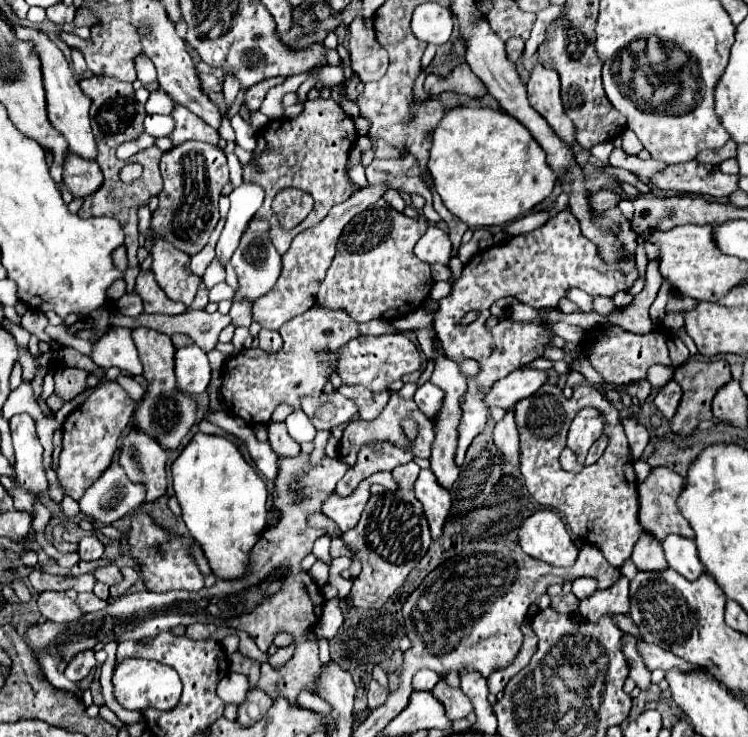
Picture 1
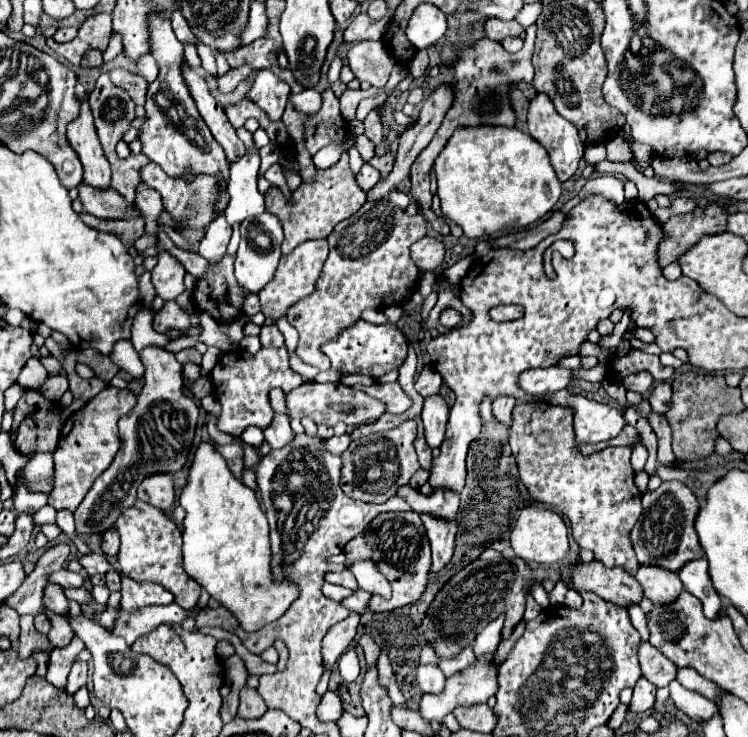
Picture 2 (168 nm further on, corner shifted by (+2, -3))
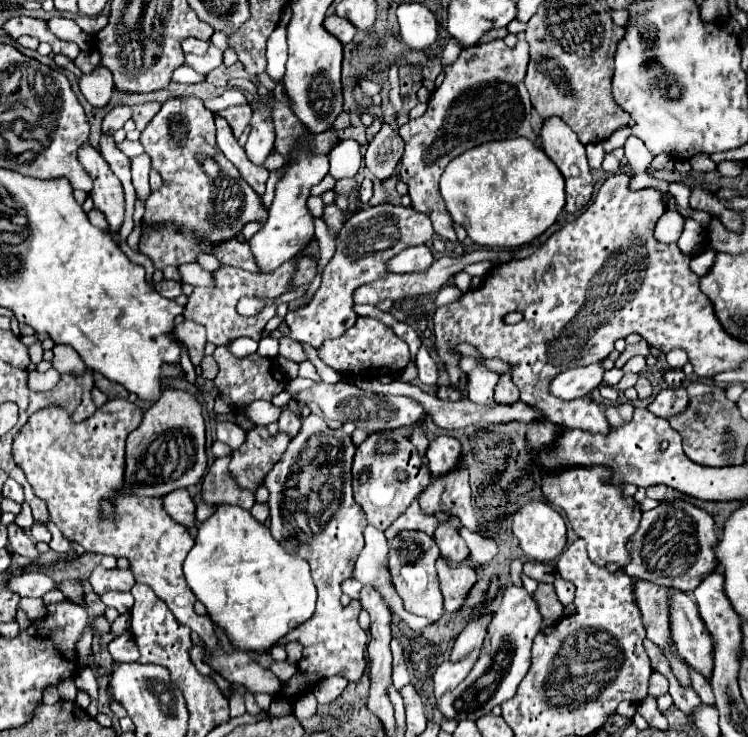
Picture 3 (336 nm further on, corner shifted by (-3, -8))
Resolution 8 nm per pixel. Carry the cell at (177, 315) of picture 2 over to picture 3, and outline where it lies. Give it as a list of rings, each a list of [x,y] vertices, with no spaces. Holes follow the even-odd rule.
[[[184,320],[184,322],[180,322],[180,324],[174,326],[174,336],[186,344],[192,364],[198,366],[200,360],[204,358],[206,330],[204,330],[200,324],[194,324],[194,322],[190,322],[190,320]]]

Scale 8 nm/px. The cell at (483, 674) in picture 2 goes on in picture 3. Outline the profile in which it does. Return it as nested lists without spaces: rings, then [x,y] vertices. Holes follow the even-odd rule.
[[[514,584],[506,586],[502,602],[498,604],[494,618],[488,626],[488,634],[474,668],[470,670],[466,680],[462,680],[452,692],[446,692],[436,704],[442,716],[454,720],[476,720],[478,716],[490,714],[494,706],[510,700],[516,694],[522,676],[526,676],[530,668],[530,646],[540,630],[540,624],[542,616],[536,608],[532,594]]]

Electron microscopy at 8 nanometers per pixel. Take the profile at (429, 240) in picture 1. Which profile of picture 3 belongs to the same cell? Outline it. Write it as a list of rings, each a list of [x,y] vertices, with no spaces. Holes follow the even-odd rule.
[[[412,246],[402,250],[400,256],[394,256],[394,260],[390,260],[390,272],[394,274],[422,272],[430,268],[432,262],[434,262],[434,256],[428,246]]]

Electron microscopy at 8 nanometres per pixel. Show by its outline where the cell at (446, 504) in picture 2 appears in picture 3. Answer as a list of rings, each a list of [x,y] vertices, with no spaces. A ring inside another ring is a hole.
[[[448,516],[448,520],[440,522],[436,532],[434,532],[434,540],[440,548],[440,554],[446,556],[450,562],[458,562],[464,560],[470,552],[466,542],[462,540],[460,532],[458,532],[458,516]]]

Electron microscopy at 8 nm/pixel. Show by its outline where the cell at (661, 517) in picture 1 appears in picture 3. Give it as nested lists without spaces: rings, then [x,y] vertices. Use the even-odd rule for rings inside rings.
[[[682,498],[662,502],[654,510],[642,512],[640,530],[634,532],[628,540],[632,562],[620,570],[632,578],[678,588],[682,592],[692,592],[692,588],[698,586],[698,580],[714,572],[718,566],[718,560],[714,560],[712,552],[712,544],[716,538],[718,536],[714,532],[714,520],[708,512]]]

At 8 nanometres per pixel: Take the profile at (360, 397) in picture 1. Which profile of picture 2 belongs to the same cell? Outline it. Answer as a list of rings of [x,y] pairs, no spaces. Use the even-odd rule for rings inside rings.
[[[375,383],[375,385],[355,385],[355,389],[365,391],[367,395],[383,401],[389,413],[403,413],[411,407],[411,397],[395,383]]]

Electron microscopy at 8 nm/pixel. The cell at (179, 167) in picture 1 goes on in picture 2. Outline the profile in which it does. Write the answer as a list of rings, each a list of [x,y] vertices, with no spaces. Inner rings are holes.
[[[147,163],[145,167],[141,167],[141,179],[149,187],[153,187],[153,189],[157,189],[161,193],[165,211],[171,213],[171,217],[181,223],[181,231],[179,233],[191,245],[199,243],[203,233],[205,233],[205,229],[213,221],[213,205],[217,201],[217,183],[215,183],[215,179],[209,177],[209,175],[197,175],[193,179],[193,183],[187,183],[185,179],[173,179],[169,175],[165,175],[165,171],[159,165],[155,165],[155,163]]]

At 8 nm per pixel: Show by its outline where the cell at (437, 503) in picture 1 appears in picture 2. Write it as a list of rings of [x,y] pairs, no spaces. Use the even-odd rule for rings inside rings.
[[[423,515],[423,525],[427,529],[427,537],[431,541],[431,551],[433,551],[433,571],[443,569],[455,551],[455,535],[457,535],[457,525],[453,521],[441,521],[433,519],[429,515]]]

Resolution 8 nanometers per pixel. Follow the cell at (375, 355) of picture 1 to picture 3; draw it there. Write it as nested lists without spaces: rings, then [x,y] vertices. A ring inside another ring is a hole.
[[[368,316],[358,318],[354,328],[350,328],[350,332],[344,332],[338,340],[326,340],[326,344],[322,344],[322,350],[318,350],[318,356],[322,358],[324,364],[338,370],[342,376],[360,376],[360,378],[396,376],[410,362],[408,354],[410,354],[408,344],[404,340],[394,336],[394,332],[382,322]]]

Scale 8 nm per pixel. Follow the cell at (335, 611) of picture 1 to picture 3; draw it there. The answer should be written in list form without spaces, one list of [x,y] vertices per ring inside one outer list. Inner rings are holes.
[[[312,692],[302,694],[294,702],[294,716],[298,720],[306,720],[306,718],[314,716],[316,710],[318,710],[318,702],[316,702],[316,697]]]

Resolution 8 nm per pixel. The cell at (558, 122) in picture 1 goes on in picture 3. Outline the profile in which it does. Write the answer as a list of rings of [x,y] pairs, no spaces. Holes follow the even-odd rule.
[[[558,116],[544,120],[542,130],[540,130],[540,140],[542,140],[544,152],[556,162],[556,166],[560,168],[560,172],[566,180],[566,212],[576,212],[592,196],[592,174],[590,174],[590,166],[586,160],[584,144],[578,140],[576,132],[572,132]]]

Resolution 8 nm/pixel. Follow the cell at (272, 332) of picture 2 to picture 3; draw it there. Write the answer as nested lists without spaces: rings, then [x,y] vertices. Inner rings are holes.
[[[280,338],[280,356],[288,358],[288,360],[294,360],[294,362],[306,360],[302,346],[298,342],[294,342],[292,338]]]

